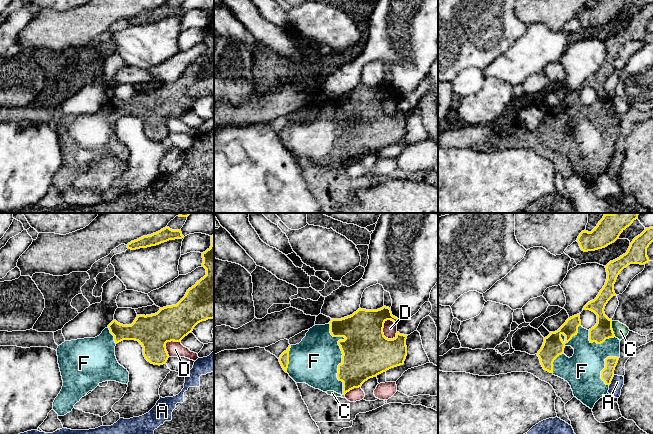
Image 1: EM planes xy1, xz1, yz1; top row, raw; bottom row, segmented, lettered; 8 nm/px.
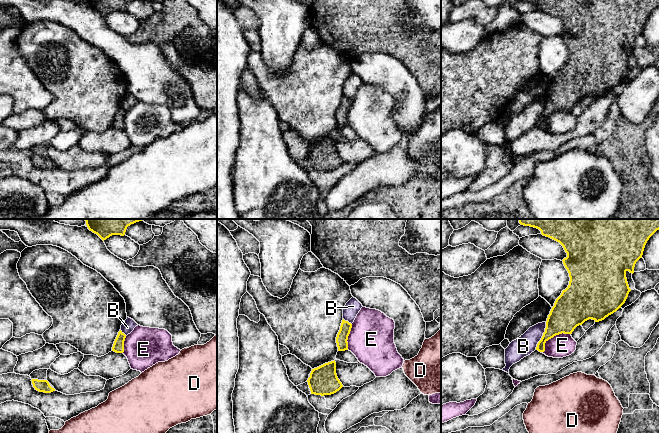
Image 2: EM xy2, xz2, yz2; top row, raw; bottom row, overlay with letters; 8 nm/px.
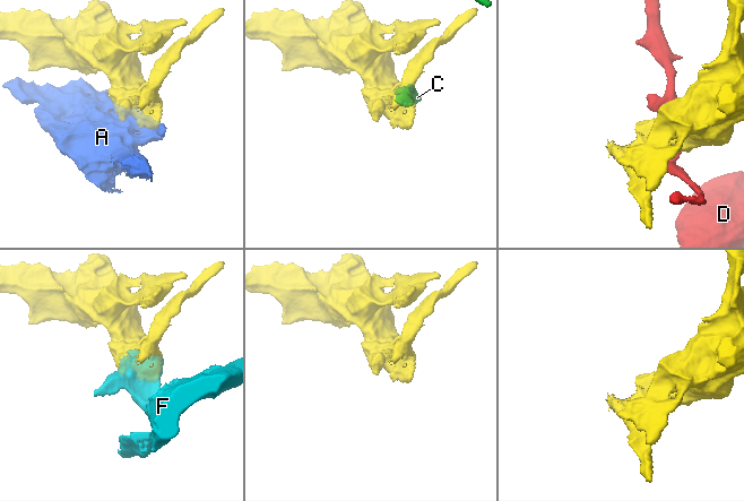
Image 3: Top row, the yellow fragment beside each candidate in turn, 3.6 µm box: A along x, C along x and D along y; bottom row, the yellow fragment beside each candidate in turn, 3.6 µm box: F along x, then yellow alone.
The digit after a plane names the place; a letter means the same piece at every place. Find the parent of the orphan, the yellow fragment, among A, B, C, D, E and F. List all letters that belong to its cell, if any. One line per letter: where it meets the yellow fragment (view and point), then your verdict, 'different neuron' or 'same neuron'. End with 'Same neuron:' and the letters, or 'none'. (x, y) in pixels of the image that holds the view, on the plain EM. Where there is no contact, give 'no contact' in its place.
A: yz1 (611, 156) | different neuron
B: yz2 (542, 112) | different neuron
C: yz1 (612, 105) | different neuron
D: xz1 (383, 103) | different neuron
E: yz2 (552, 113) | different neuron
F: xz1 (342, 129) | same neuron
Same neuron: F

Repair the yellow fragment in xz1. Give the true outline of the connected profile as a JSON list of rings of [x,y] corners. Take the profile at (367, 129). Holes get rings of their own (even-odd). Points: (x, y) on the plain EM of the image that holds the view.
[[[383,82],[377,86],[359,84],[350,92],[331,95],[325,101],[315,101],[299,120],[289,121],[280,131],[279,138],[296,159],[306,159],[323,168],[334,167],[345,171],[350,166],[361,163],[368,155],[404,140],[408,111],[397,108],[395,114],[386,114],[383,104],[387,96],[396,100],[399,98],[392,91],[391,85]]]

